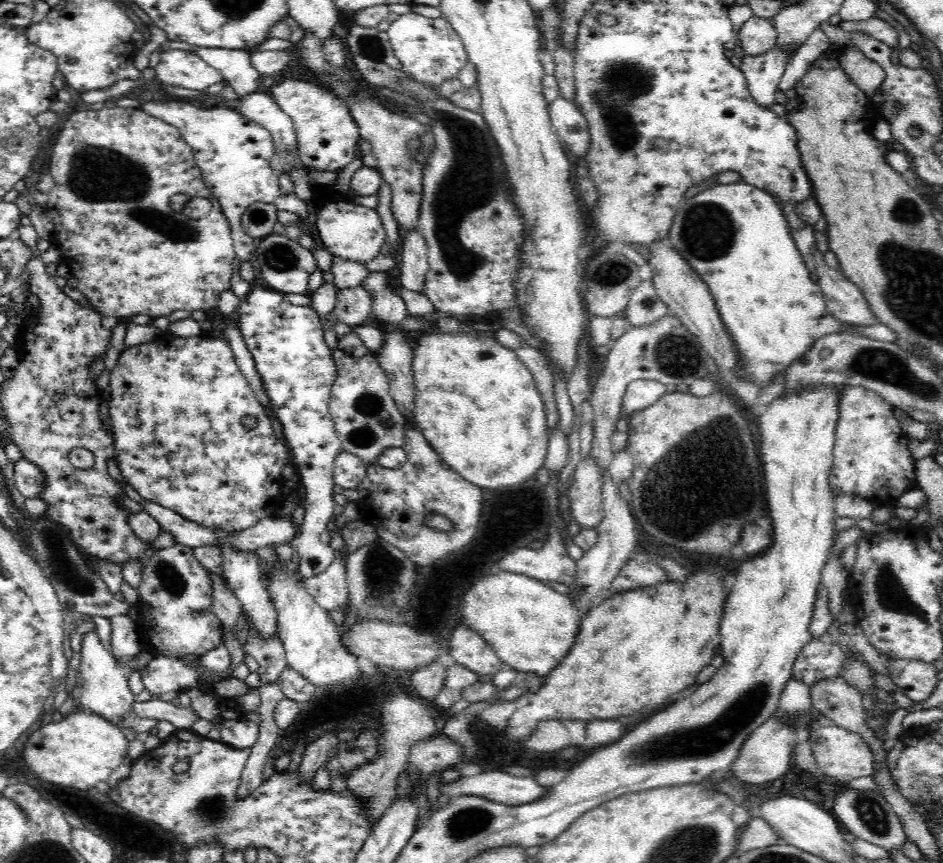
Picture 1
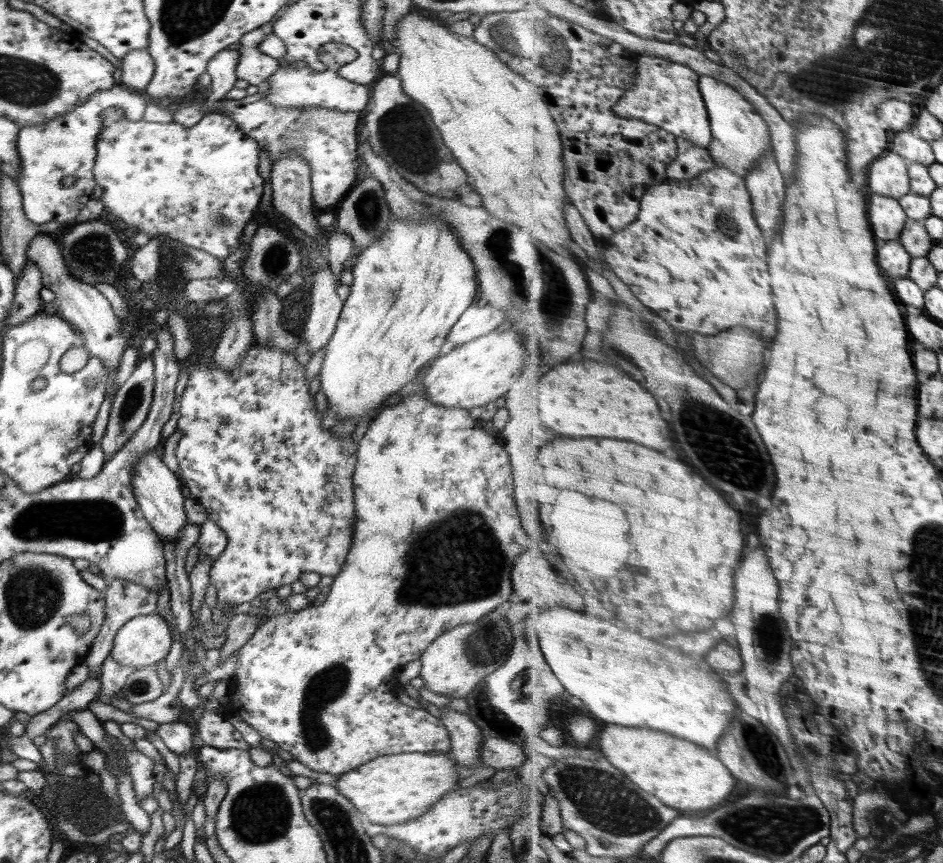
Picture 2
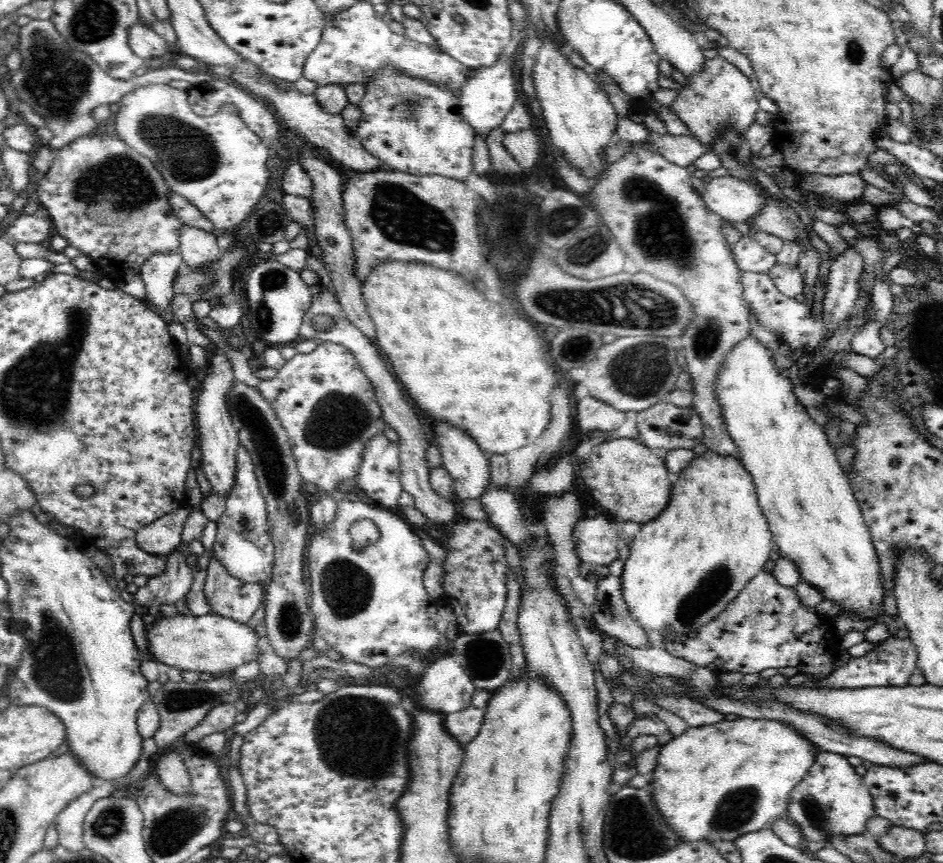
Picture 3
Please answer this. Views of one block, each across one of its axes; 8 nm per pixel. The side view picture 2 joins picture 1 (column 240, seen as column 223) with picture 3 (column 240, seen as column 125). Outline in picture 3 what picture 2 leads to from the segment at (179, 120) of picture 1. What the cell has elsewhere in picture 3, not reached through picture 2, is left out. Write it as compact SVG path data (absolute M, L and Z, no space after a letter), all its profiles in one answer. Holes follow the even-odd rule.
M149 84L148 86L140 86L136 88L136 90L128 92L128 94L125 94L120 99L120 108L119 111L116 112L115 126L116 131L118 131L118 137L122 139L122 141L154 163L154 166L162 173L163 178L166 179L172 193L187 198L210 222L212 222L214 225L214 236L220 236L227 228L232 228L240 224L243 220L246 220L246 218L256 210L256 204L259 202L260 198L264 196L266 185L268 187L270 172L266 167L266 162L268 162L269 147L267 147L255 133L252 133L252 130L247 128L247 124L242 120L242 117L240 117L240 111L236 109L236 105L226 105L216 114L210 116L200 116L191 109L187 101L187 91L173 88L168 84Z

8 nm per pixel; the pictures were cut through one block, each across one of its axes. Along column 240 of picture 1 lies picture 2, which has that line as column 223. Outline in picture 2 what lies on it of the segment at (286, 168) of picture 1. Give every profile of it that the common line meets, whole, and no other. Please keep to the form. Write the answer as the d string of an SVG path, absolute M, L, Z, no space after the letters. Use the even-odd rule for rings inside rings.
M224 97L222 112L229 116L239 130L252 137L261 150L268 150L270 158L278 160L283 152L297 148L303 159L310 165L311 193L313 206L318 212L336 205L349 193L358 180L358 130L364 113L343 113L322 107L274 107L260 99L242 105L240 100Z

